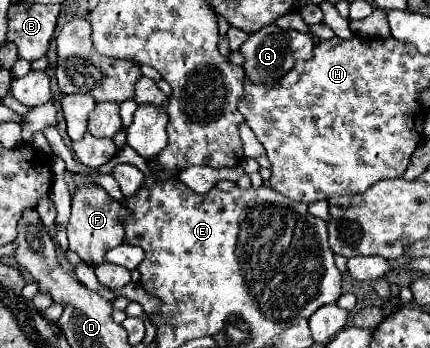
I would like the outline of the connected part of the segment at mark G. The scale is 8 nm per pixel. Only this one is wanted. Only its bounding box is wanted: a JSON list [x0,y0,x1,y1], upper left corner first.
[240,24,312,86]

